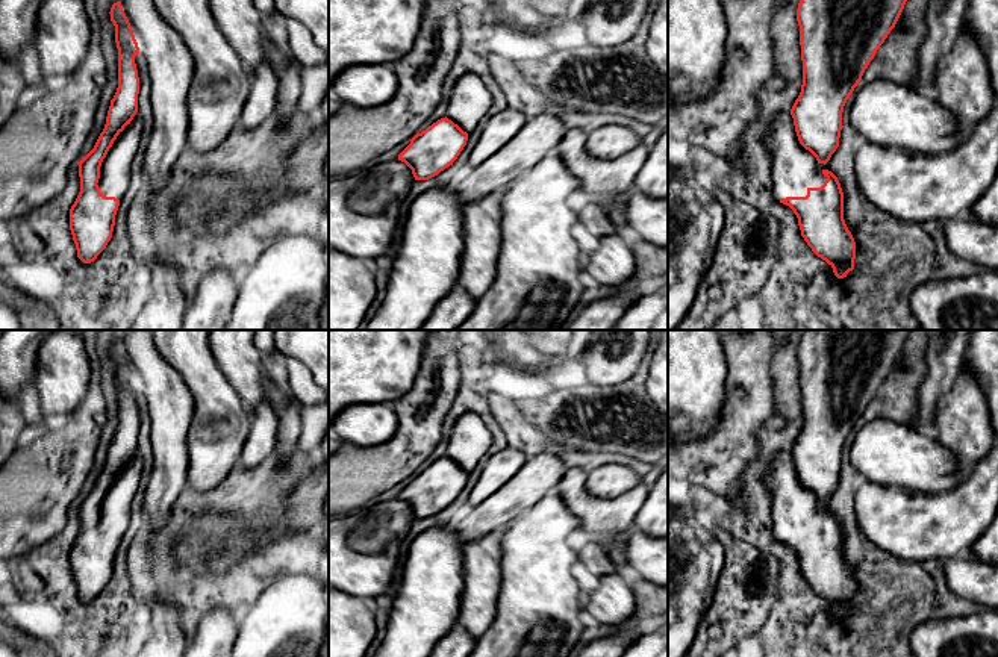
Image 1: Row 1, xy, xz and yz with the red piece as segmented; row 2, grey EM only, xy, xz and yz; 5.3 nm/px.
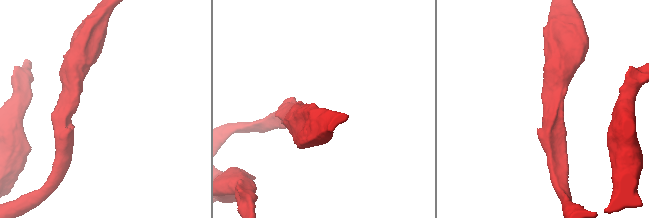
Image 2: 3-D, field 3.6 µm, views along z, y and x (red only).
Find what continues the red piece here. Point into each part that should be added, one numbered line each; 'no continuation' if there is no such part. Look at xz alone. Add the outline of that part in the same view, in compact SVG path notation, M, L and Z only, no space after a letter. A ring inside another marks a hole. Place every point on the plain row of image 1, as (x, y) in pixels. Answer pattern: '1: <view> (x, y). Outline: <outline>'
1: xz (470, 441). Outline: M463 413L447 444L447 457L469 472L486 456L494 436L477 413Z

